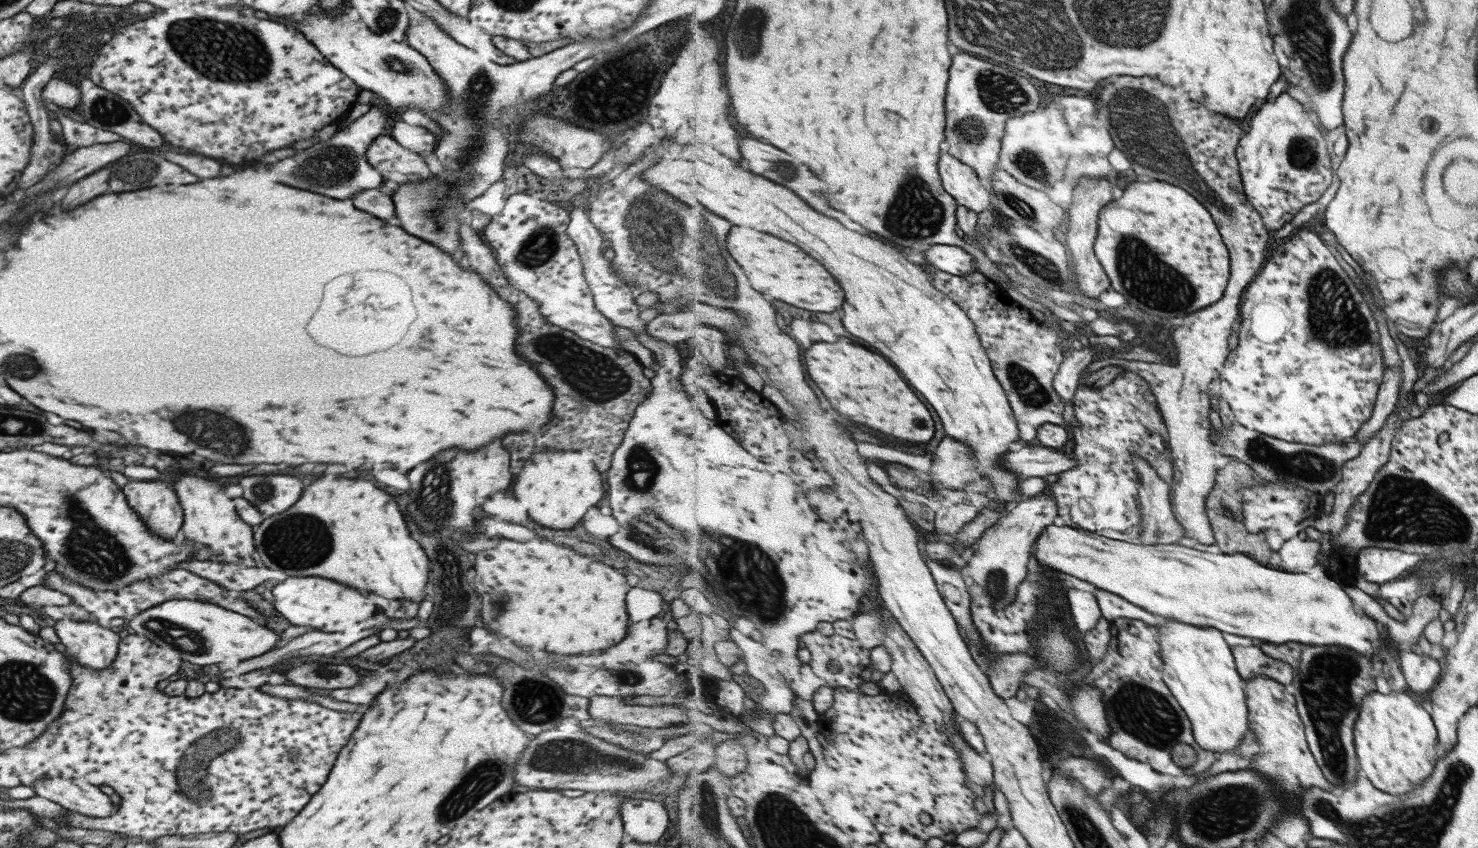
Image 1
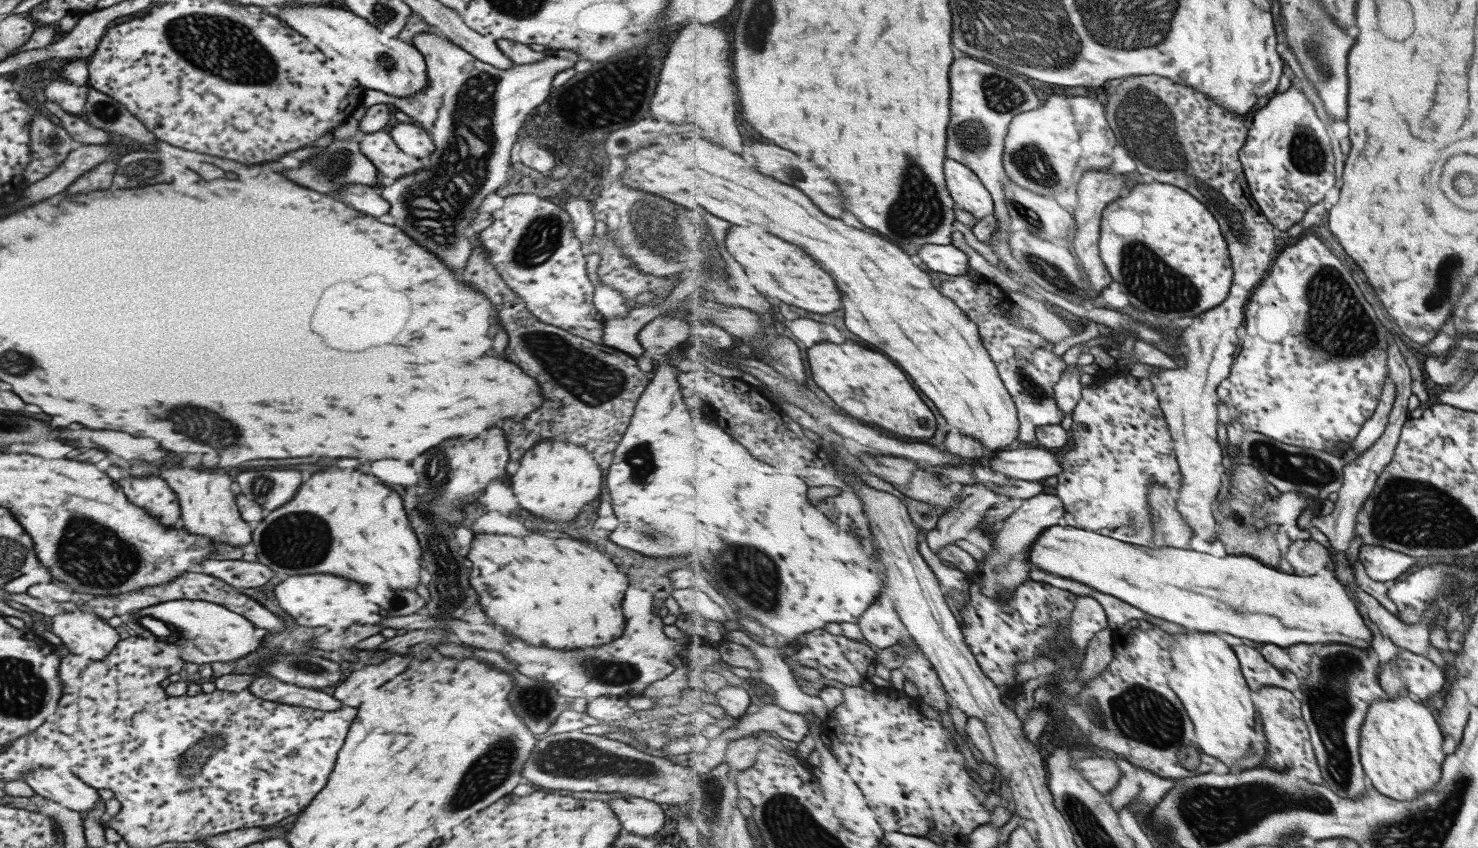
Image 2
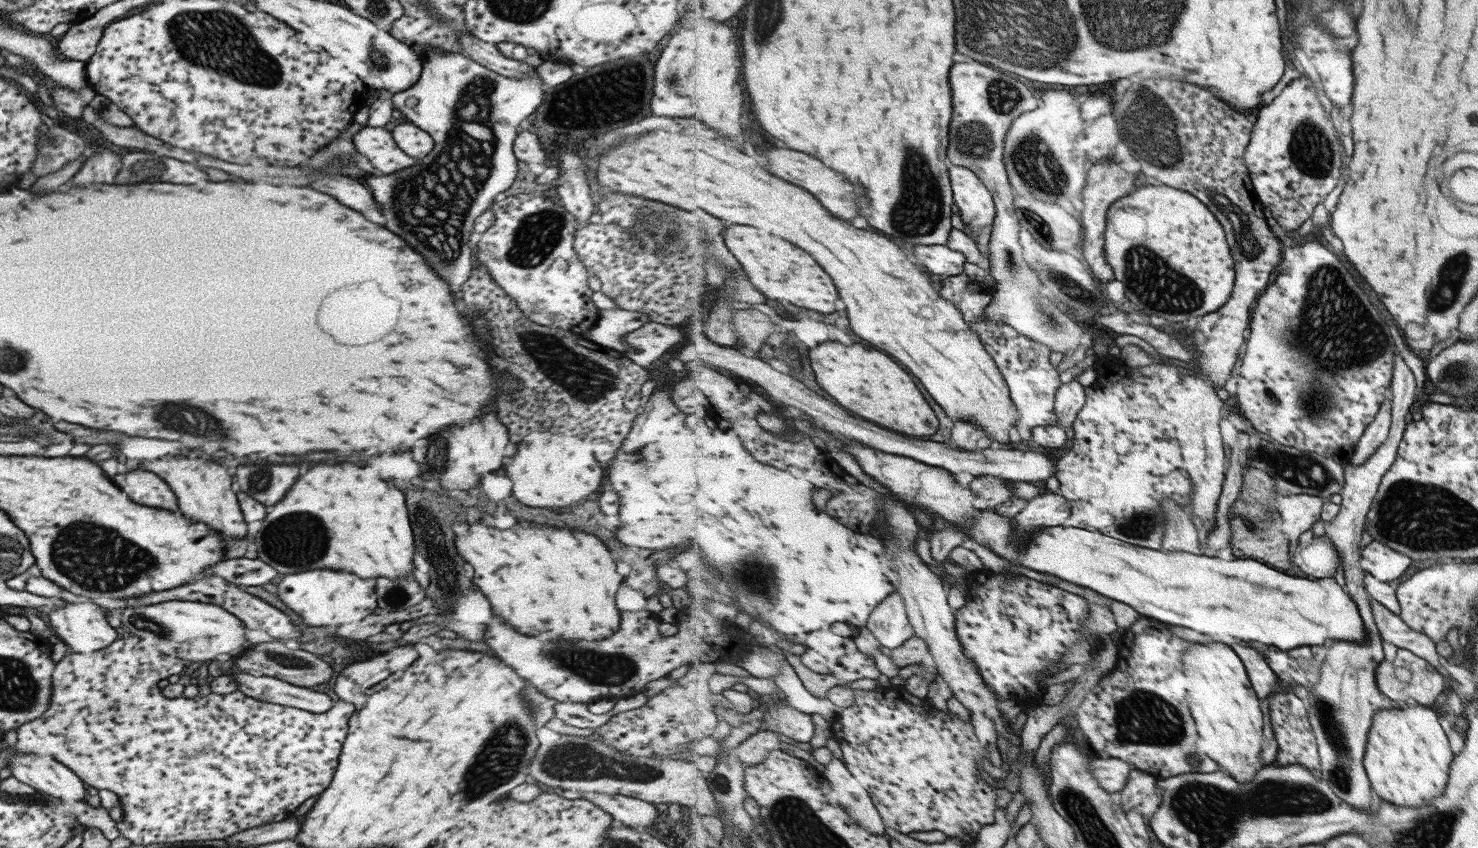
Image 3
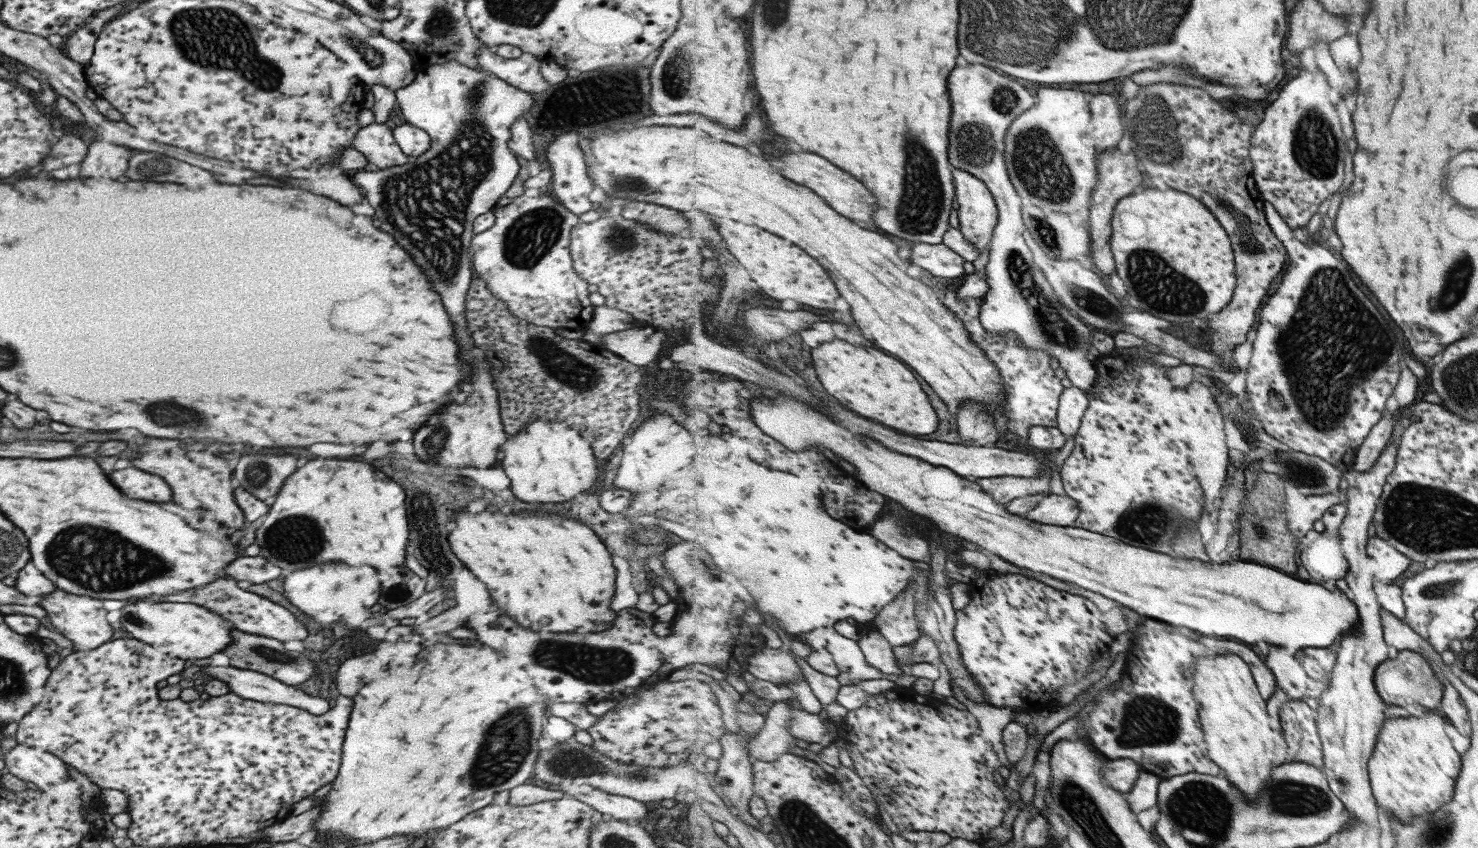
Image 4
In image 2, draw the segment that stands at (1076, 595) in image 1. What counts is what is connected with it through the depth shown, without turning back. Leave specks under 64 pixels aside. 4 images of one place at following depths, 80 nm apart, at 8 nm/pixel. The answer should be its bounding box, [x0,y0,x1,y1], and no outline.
[1069,596,1110,657]

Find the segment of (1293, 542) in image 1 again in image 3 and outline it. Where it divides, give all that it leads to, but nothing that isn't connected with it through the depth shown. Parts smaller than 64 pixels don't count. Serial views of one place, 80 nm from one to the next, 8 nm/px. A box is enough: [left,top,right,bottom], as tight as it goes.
[1293,534,1343,578]

